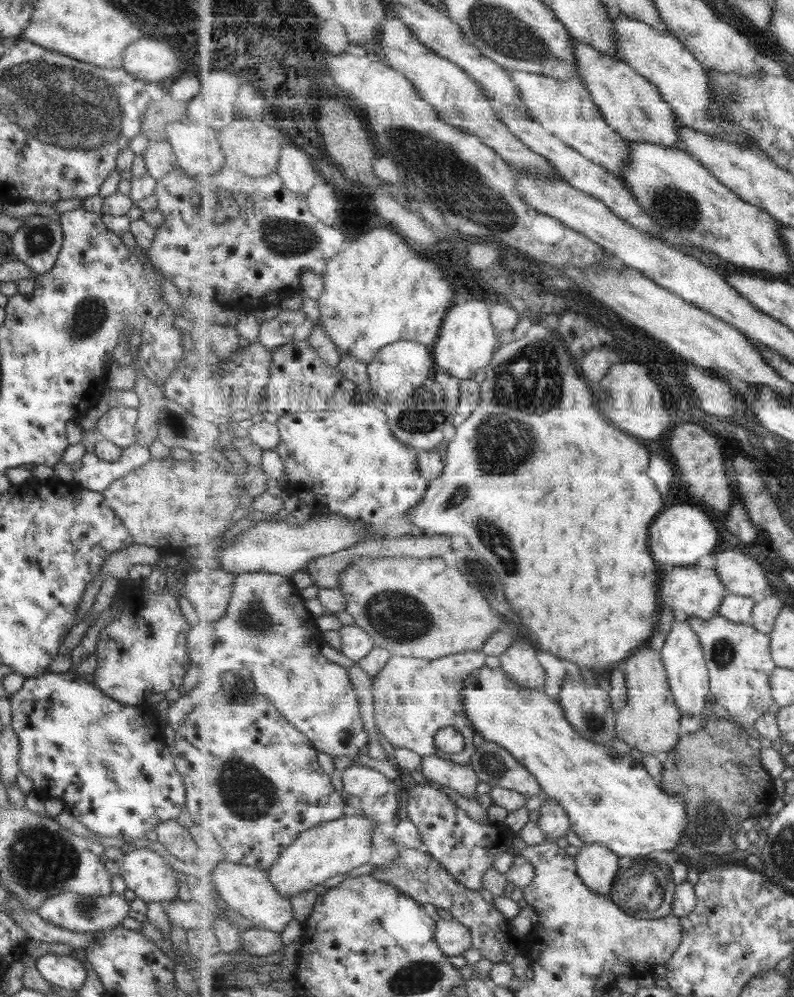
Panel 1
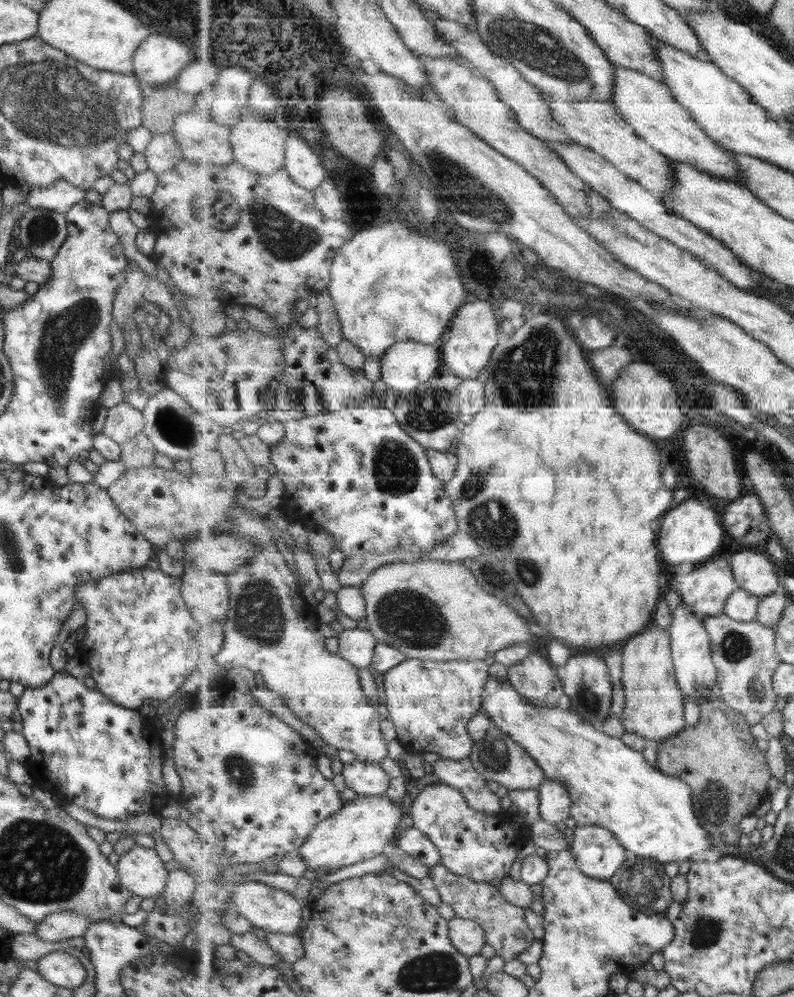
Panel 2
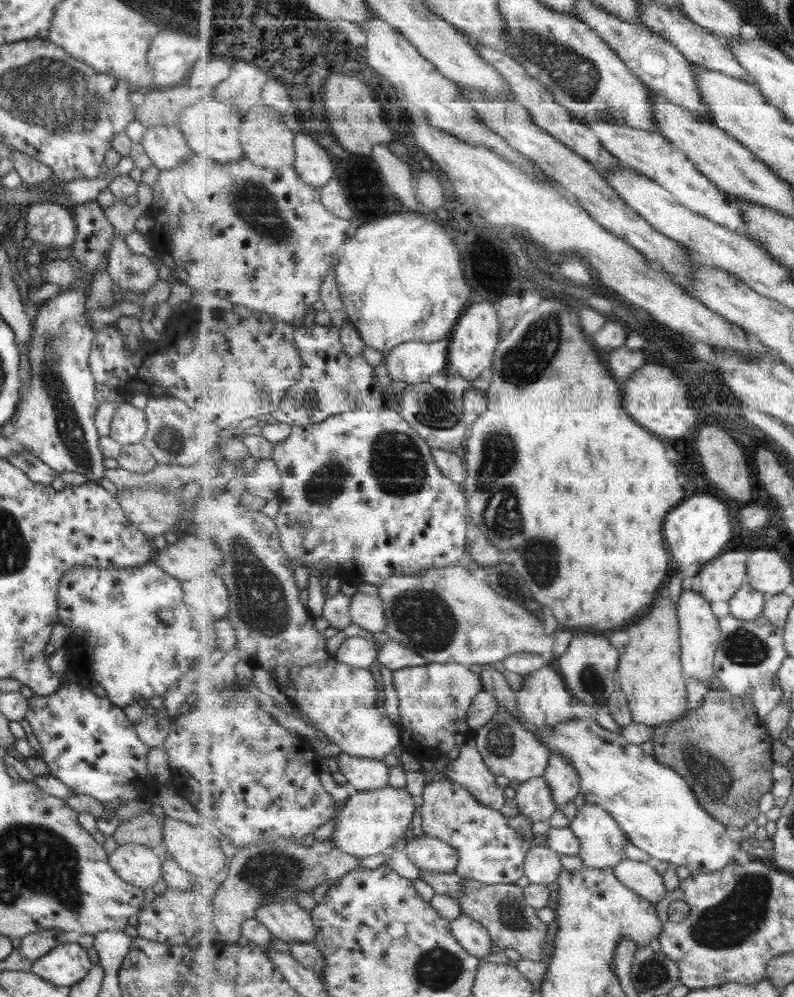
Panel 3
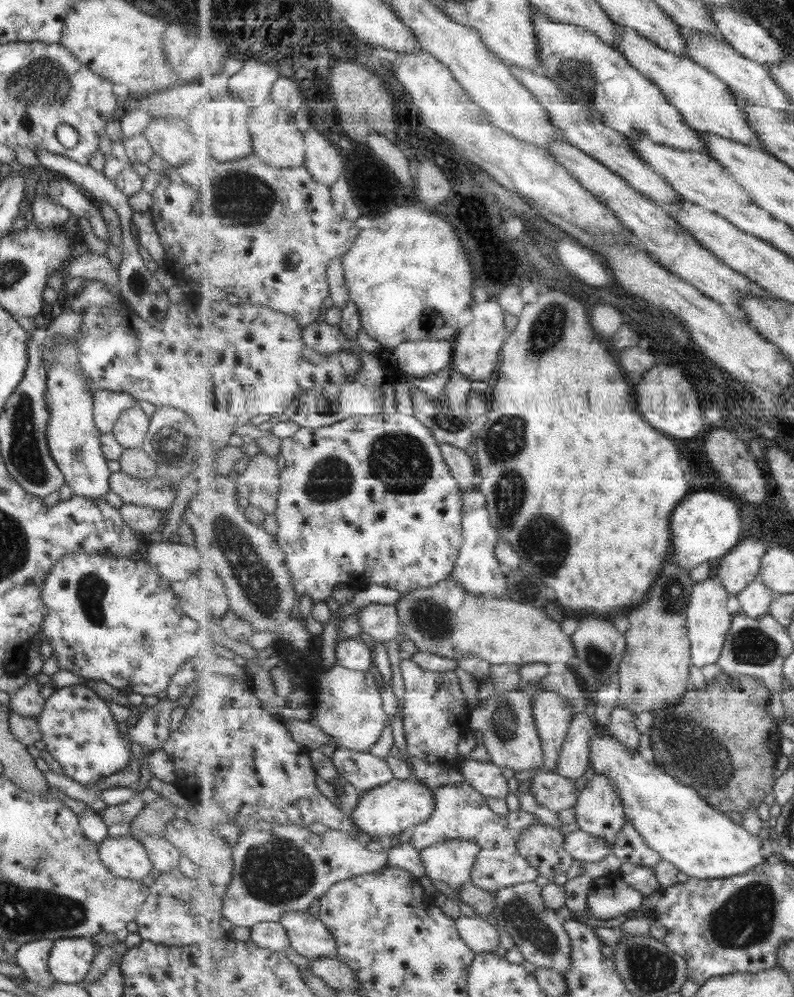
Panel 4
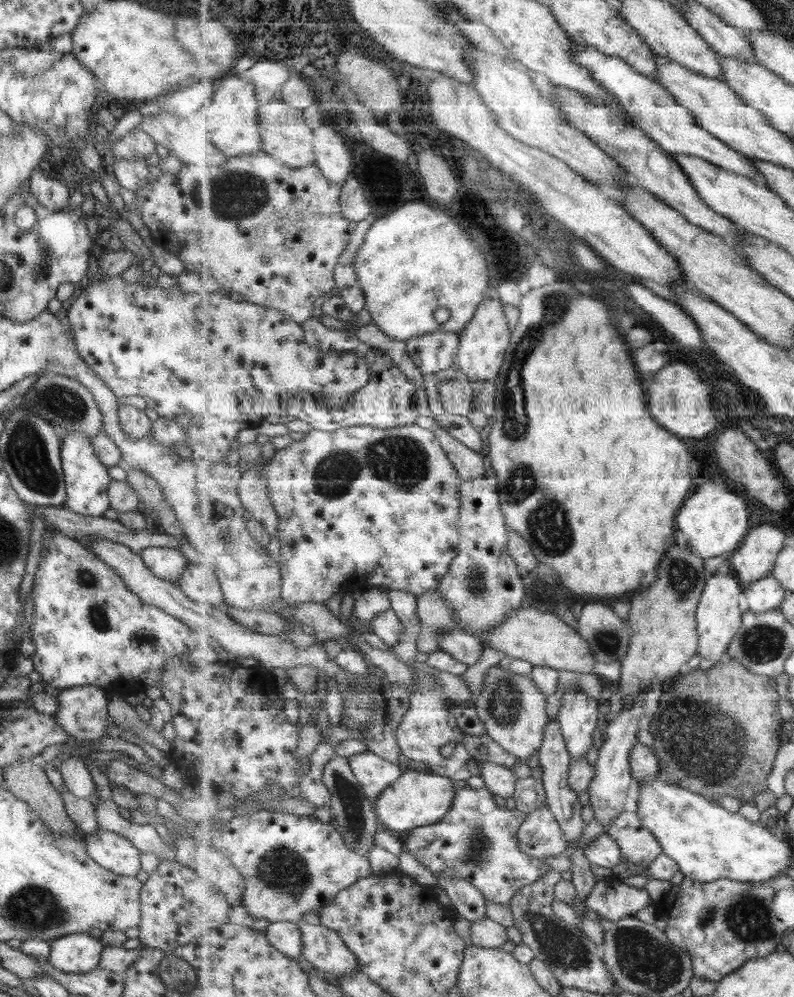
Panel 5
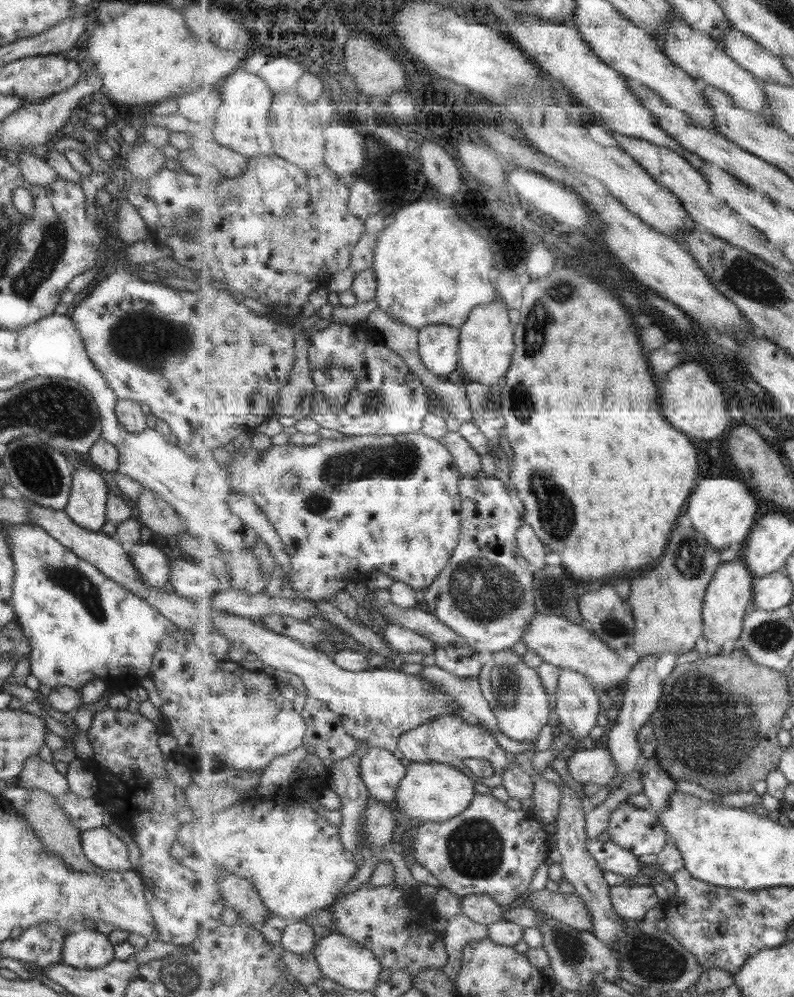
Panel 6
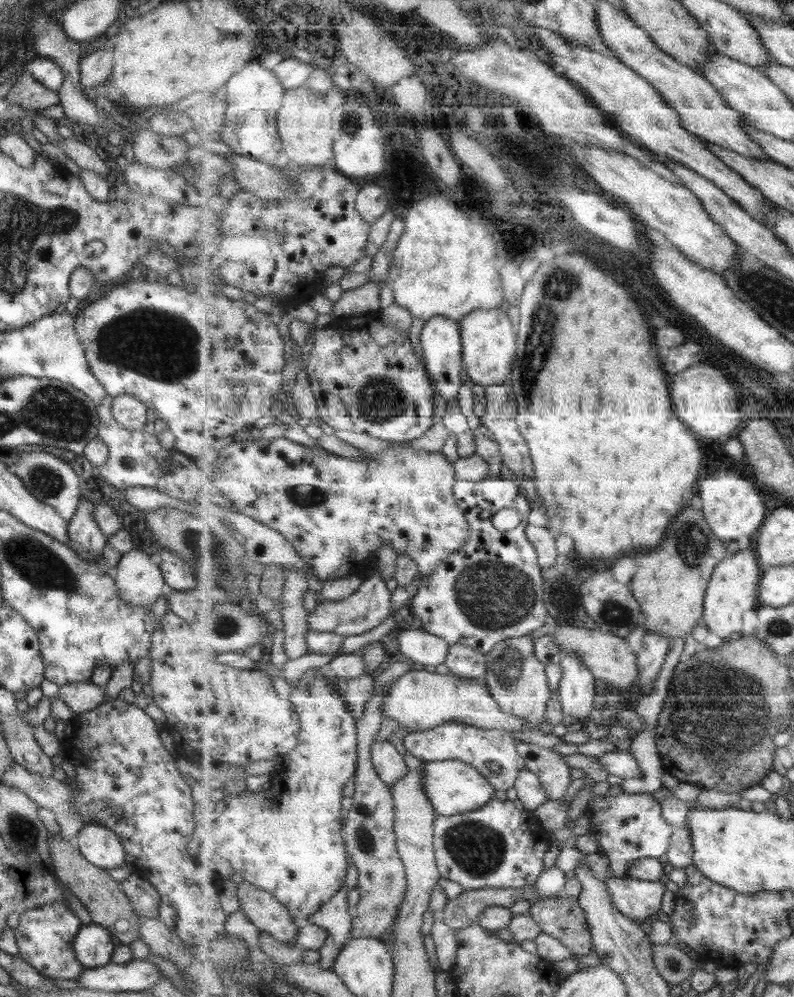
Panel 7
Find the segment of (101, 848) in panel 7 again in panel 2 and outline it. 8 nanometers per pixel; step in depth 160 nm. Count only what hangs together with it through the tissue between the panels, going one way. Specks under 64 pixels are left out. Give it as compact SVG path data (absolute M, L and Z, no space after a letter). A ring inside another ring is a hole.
M133 845L119 856L116 871L120 883L136 897L162 896L169 866L161 862L151 848Z

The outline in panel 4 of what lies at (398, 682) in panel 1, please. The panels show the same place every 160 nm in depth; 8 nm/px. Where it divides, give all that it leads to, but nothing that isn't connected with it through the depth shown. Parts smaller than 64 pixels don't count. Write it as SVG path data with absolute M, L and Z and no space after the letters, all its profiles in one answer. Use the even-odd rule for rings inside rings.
M413 656L400 659L399 668L405 685L401 716L408 753L431 765L459 769L461 763L456 760L460 756L458 746L462 736L471 729L471 708L461 690L458 674L454 670L423 669L413 661Z

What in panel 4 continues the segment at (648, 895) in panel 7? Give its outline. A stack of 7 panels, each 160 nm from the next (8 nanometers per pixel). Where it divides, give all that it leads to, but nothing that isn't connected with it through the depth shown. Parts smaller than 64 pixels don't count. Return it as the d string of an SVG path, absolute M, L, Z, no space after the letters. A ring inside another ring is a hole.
M609 875L596 878L591 885L588 896L588 904L590 915L601 920L613 920L619 916L625 916L629 919L641 917L655 917L658 921L656 910L653 909L648 914L643 912L643 902L645 902L646 895L639 892L636 888L629 886L621 877L621 875Z

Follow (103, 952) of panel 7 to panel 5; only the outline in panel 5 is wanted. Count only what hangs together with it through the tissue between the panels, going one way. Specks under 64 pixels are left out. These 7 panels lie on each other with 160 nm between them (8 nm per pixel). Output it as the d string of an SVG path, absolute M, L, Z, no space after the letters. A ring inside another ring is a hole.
M87 933L68 934L56 938L49 945L46 963L65 974L83 974L97 968L104 946L99 939L94 939Z

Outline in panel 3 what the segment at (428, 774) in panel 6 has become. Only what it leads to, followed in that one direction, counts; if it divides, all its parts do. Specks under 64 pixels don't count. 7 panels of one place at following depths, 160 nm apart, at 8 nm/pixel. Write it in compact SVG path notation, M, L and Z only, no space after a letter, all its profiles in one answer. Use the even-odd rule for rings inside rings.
M389 786L371 791L357 791L347 798L347 802L338 811L330 840L339 850L357 858L386 853L398 844L409 826L413 825L417 812L417 798L413 798L406 788Z

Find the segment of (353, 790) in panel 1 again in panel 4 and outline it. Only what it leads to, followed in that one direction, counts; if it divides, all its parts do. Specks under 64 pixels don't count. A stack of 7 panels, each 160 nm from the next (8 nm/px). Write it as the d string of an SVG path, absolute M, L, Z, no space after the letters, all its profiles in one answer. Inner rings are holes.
M338 747L333 759L339 775L349 781L360 792L383 786L395 778L386 760L381 760L369 752L358 752Z

